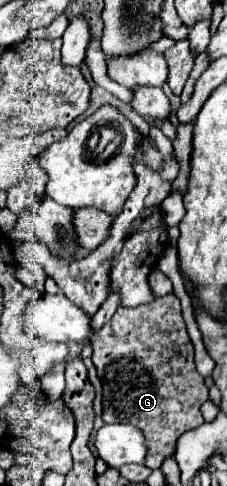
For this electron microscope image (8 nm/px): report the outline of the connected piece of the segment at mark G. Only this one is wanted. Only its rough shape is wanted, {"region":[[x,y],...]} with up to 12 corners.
{"region":[[176,294],[120,306],[90,346],[104,422],[160,468],[208,398]]}

